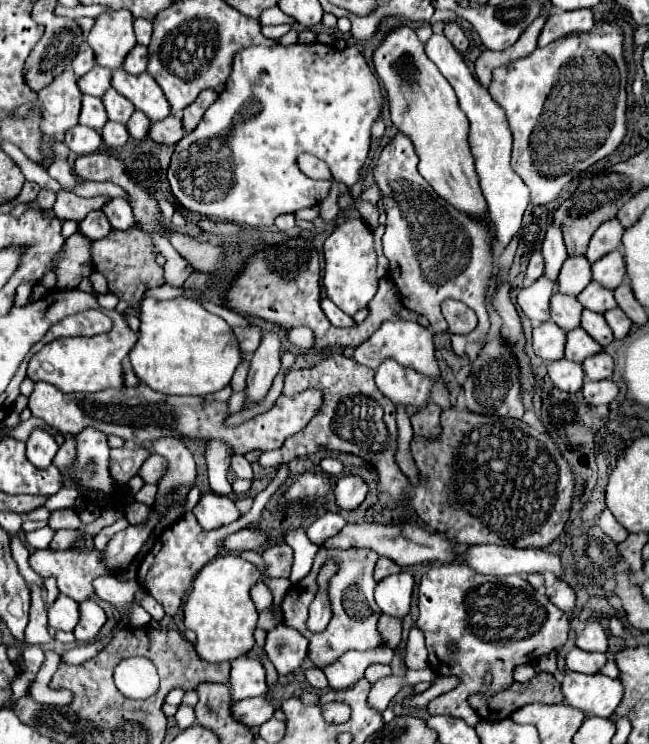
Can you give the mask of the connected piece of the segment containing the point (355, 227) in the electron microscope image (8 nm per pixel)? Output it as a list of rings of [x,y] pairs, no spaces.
[[[361,217],[347,219],[325,239],[323,253],[325,253],[323,285],[327,289],[327,297],[331,297],[333,303],[347,315],[355,315],[359,309],[369,305],[369,301],[375,297],[379,289],[377,253],[373,247],[373,235],[369,225]]]

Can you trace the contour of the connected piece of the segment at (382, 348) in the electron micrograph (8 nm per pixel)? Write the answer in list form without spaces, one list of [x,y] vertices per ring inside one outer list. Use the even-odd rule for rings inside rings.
[[[393,319],[393,321],[385,321],[365,343],[361,343],[359,347],[355,347],[353,351],[353,359],[365,367],[379,367],[379,363],[387,357],[397,359],[401,365],[405,367],[413,367],[417,373],[429,377],[433,381],[431,387],[431,401],[435,401],[437,405],[441,405],[443,409],[447,409],[449,403],[449,391],[445,389],[445,383],[441,379],[439,373],[439,365],[437,365],[437,357],[435,357],[435,341],[433,341],[433,331],[429,331],[427,327],[413,323],[413,321],[403,321],[403,319]]]

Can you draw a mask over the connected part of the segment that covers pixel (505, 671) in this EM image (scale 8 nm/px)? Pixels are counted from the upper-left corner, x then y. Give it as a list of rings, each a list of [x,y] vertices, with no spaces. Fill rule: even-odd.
[[[457,563],[457,565],[441,565],[429,569],[421,577],[419,585],[419,619],[415,623],[423,633],[427,641],[429,651],[429,663],[433,671],[439,675],[457,675],[461,677],[461,685],[449,693],[439,695],[427,706],[430,715],[449,715],[461,717],[469,725],[475,725],[480,721],[476,711],[467,701],[471,693],[485,693],[491,695],[495,691],[503,691],[511,685],[511,675],[517,665],[537,661],[541,655],[547,655],[551,651],[557,651],[569,635],[569,617],[567,613],[559,611],[545,595],[535,591],[523,577],[509,575],[503,579],[475,573],[469,565]],[[489,671],[493,675],[493,683],[489,687],[483,685],[483,675]]]

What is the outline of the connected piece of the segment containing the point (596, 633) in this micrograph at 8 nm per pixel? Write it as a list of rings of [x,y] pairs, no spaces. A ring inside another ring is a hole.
[[[589,623],[577,637],[577,647],[583,651],[607,651],[609,633],[601,623]]]

